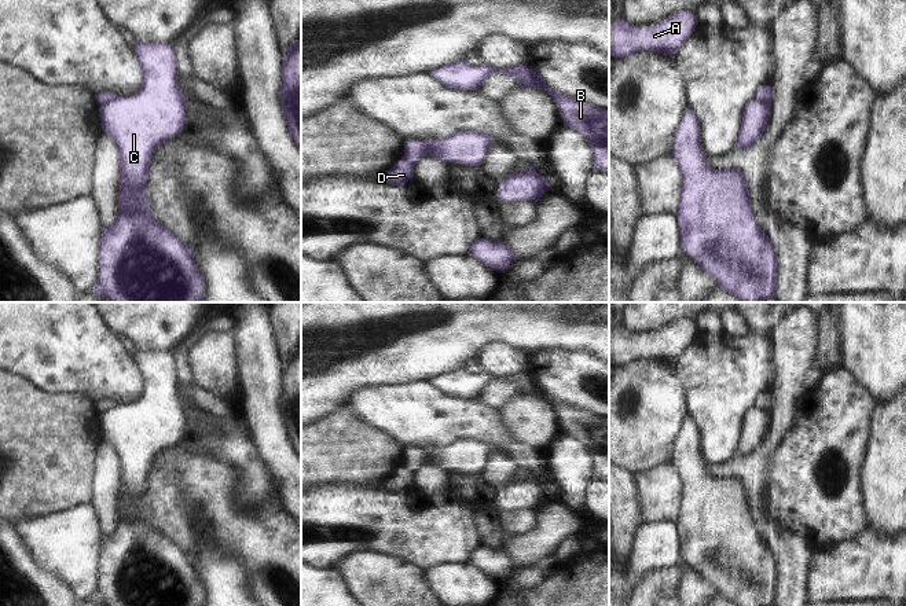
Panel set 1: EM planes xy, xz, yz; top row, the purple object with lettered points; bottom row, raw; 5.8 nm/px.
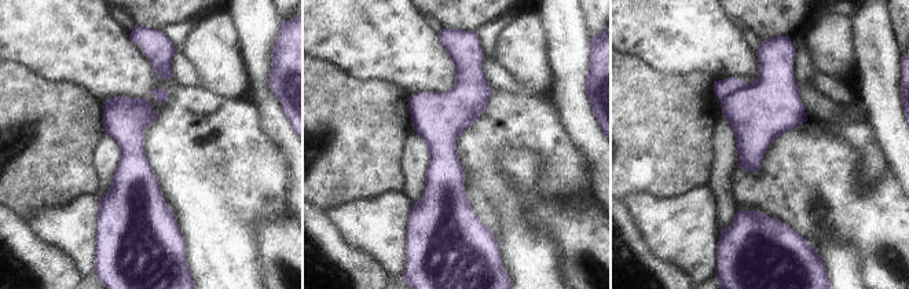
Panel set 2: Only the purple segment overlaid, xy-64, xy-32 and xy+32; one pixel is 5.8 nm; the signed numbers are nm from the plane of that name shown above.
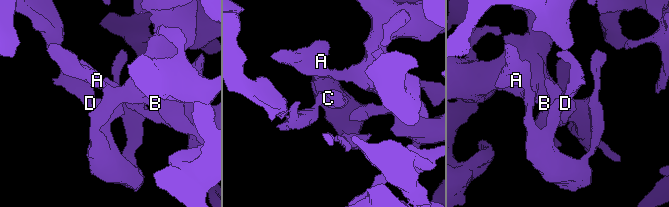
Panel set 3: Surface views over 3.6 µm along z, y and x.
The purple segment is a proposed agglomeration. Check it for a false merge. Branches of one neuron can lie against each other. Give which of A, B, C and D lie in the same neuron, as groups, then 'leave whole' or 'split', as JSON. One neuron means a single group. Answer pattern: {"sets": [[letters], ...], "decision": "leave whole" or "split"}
{"sets": [["A", "B", "C"], ["D"]], "decision": "split"}

